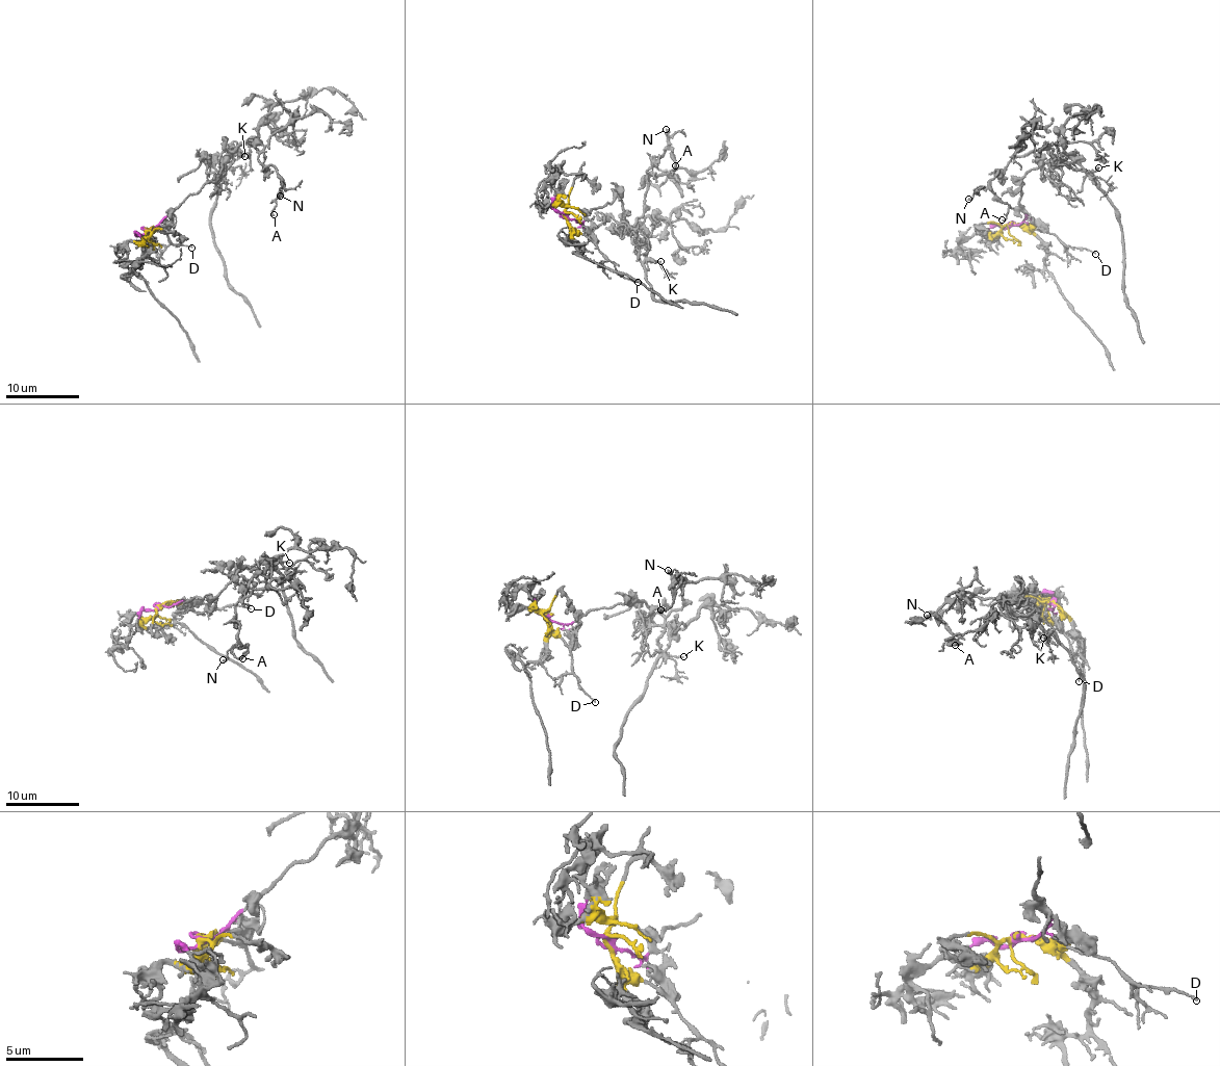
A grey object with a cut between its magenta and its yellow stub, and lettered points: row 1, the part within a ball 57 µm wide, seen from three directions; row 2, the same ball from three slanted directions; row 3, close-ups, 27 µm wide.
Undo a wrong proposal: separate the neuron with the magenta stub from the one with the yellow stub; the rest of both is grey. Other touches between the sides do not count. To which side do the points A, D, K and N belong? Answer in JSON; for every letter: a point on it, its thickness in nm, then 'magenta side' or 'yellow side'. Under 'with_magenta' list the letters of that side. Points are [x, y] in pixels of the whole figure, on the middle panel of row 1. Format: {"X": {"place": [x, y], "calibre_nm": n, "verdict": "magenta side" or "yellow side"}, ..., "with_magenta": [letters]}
{"A": {"place": [675, 165], "calibre_nm": 150, "verdict": "magenta side"}, "D": {"place": [638, 282], "calibre_nm": 140, "verdict": "yellow side"}, "K": {"place": [660, 261], "calibre_nm": 140, "verdict": "magenta side"}, "N": {"place": [666, 129], "calibre_nm": 200, "verdict": "magenta side"}, "with_magenta": ["A", "K", "N"]}

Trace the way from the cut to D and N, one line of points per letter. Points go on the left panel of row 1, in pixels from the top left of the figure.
D: (146, 231), (163, 231), (175, 244), (192, 246)
N: (147, 231), (216, 179), (223, 152), (243, 141), (258, 150), (259, 160), (280, 180), (280, 197)

